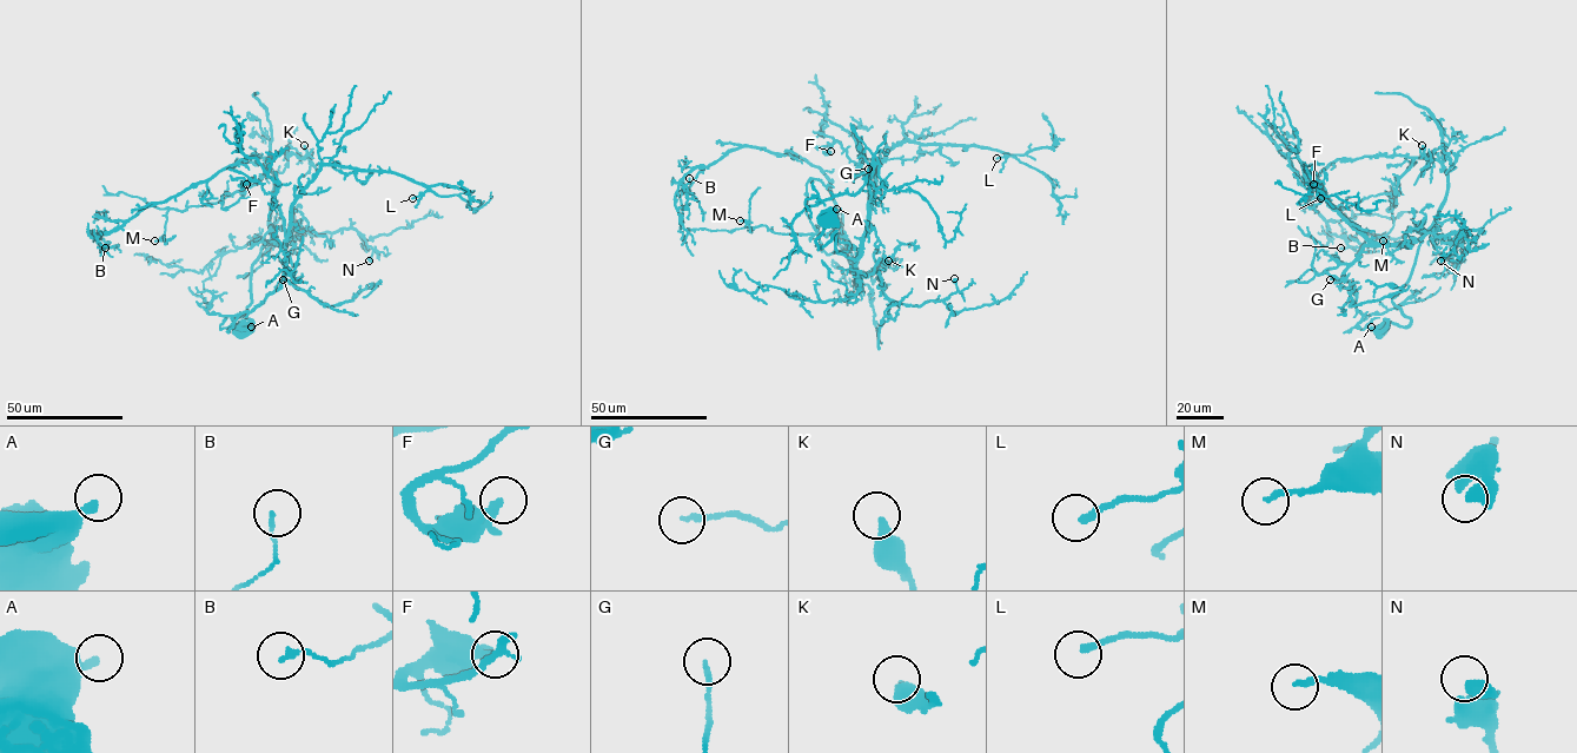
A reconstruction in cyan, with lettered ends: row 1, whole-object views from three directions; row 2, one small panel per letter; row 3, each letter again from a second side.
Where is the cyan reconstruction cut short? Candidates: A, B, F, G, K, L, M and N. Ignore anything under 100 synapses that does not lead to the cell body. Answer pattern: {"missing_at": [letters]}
{"missing_at": []}

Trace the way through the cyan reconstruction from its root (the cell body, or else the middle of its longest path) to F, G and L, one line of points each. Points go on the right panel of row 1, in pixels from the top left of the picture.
F: (1384, 328), (1387, 322), (1410, 323), (1392, 298), (1410, 277), (1422, 239), (1371, 243), (1303, 180), (1313, 184)
G: (1384, 328), (1387, 322), (1410, 323), (1392, 298), (1410, 276), (1420, 239), (1364, 245), (1340, 279), (1330, 279)
L: (1384, 328), (1410, 323), (1392, 298), (1422, 239), (1370, 242), (1310, 185), (1303, 165), (1320, 198)

